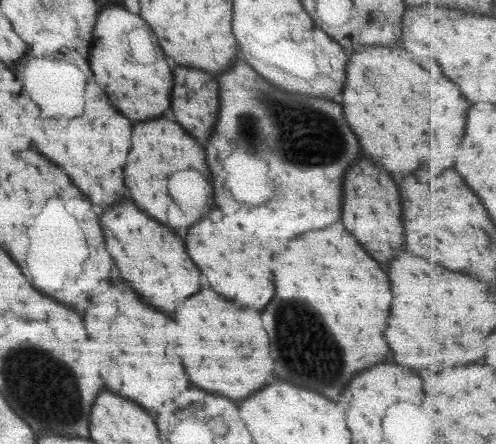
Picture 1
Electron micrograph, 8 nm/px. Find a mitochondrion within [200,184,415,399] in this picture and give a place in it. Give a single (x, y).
(305, 358)

